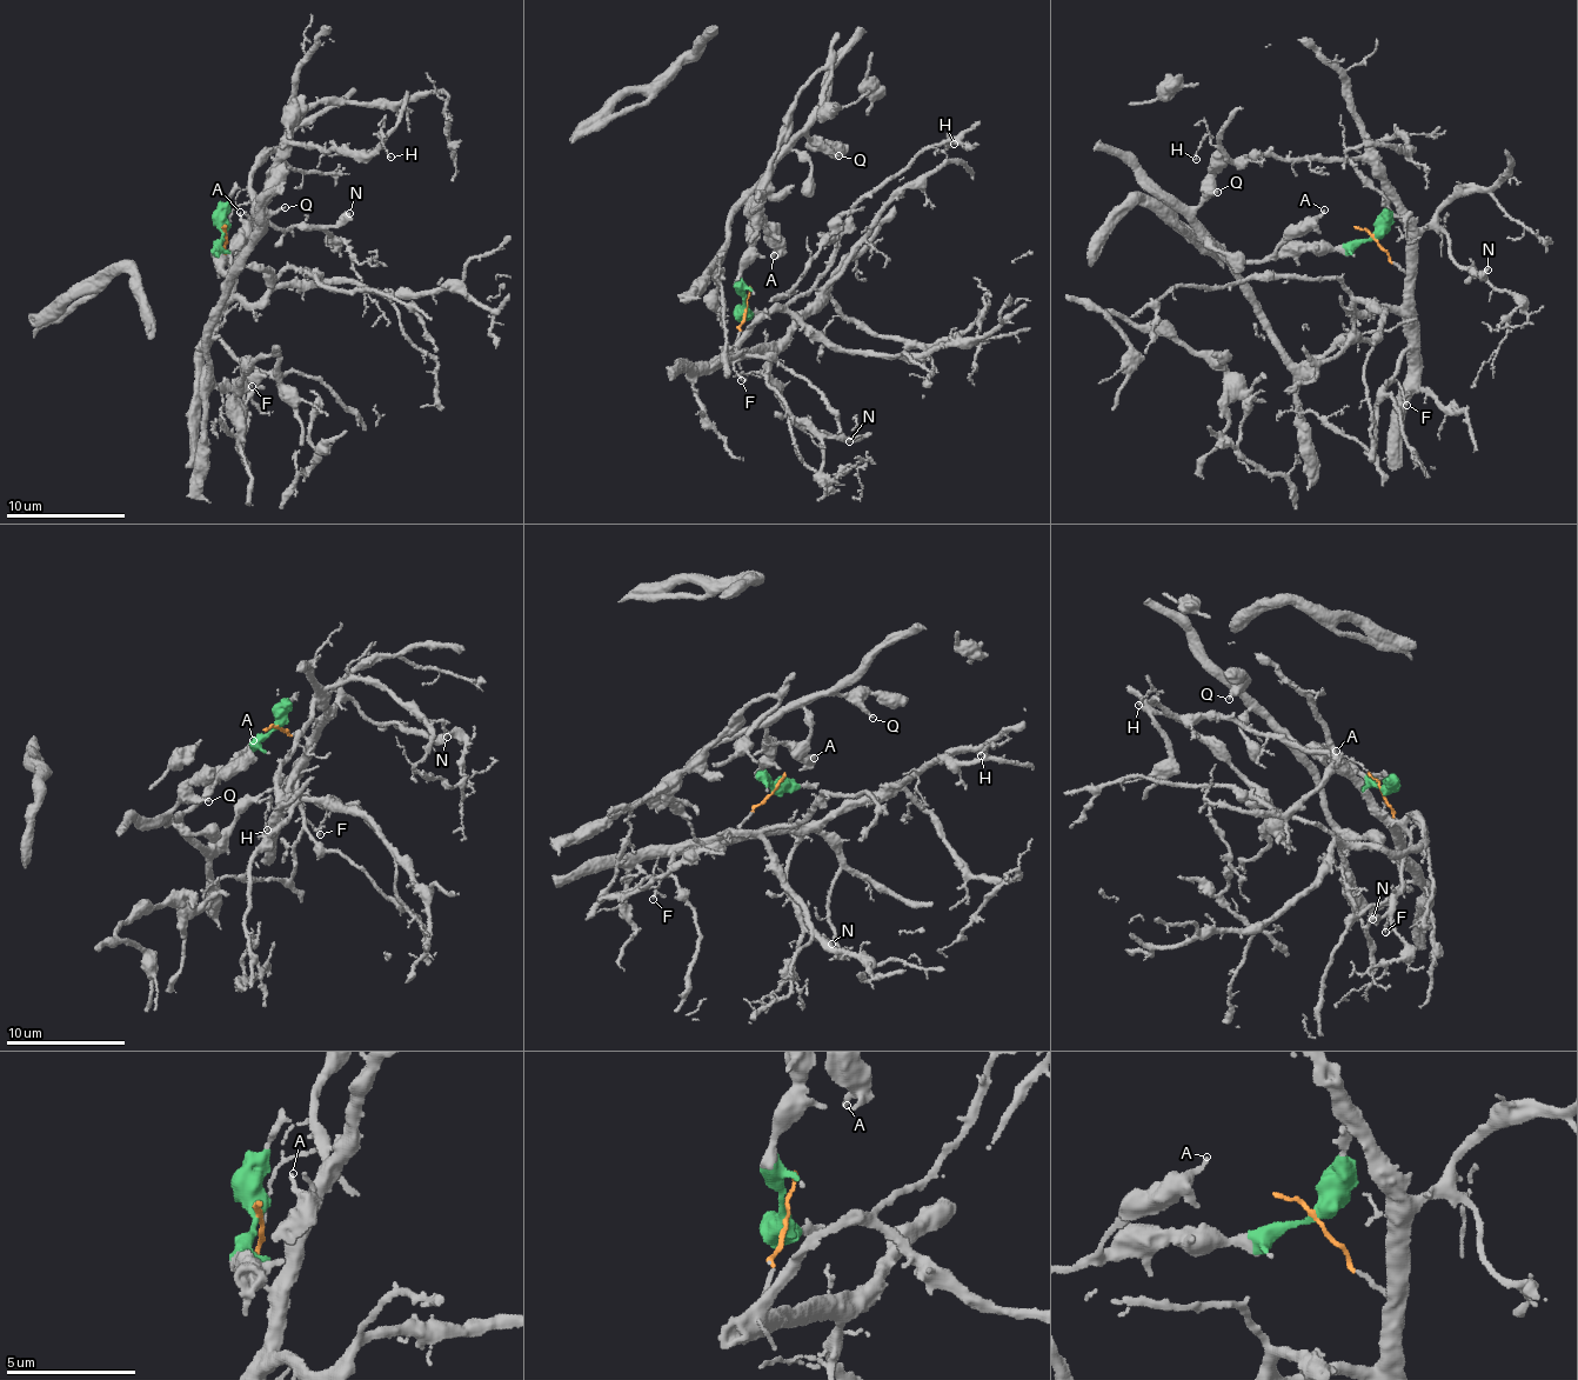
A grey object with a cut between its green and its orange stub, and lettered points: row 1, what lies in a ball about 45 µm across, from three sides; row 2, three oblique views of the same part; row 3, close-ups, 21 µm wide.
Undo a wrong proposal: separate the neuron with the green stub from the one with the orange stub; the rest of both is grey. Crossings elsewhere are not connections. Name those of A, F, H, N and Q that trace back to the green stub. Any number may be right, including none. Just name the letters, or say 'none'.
A, Q

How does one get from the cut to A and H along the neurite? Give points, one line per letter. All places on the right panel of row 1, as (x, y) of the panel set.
A: (1372, 235), (1341, 250), (1276, 254), (1325, 211)
H: (1372, 237), (1408, 278), (1403, 204), (1365, 162), (1274, 155), (1238, 162), (1205, 139), (1195, 159)

